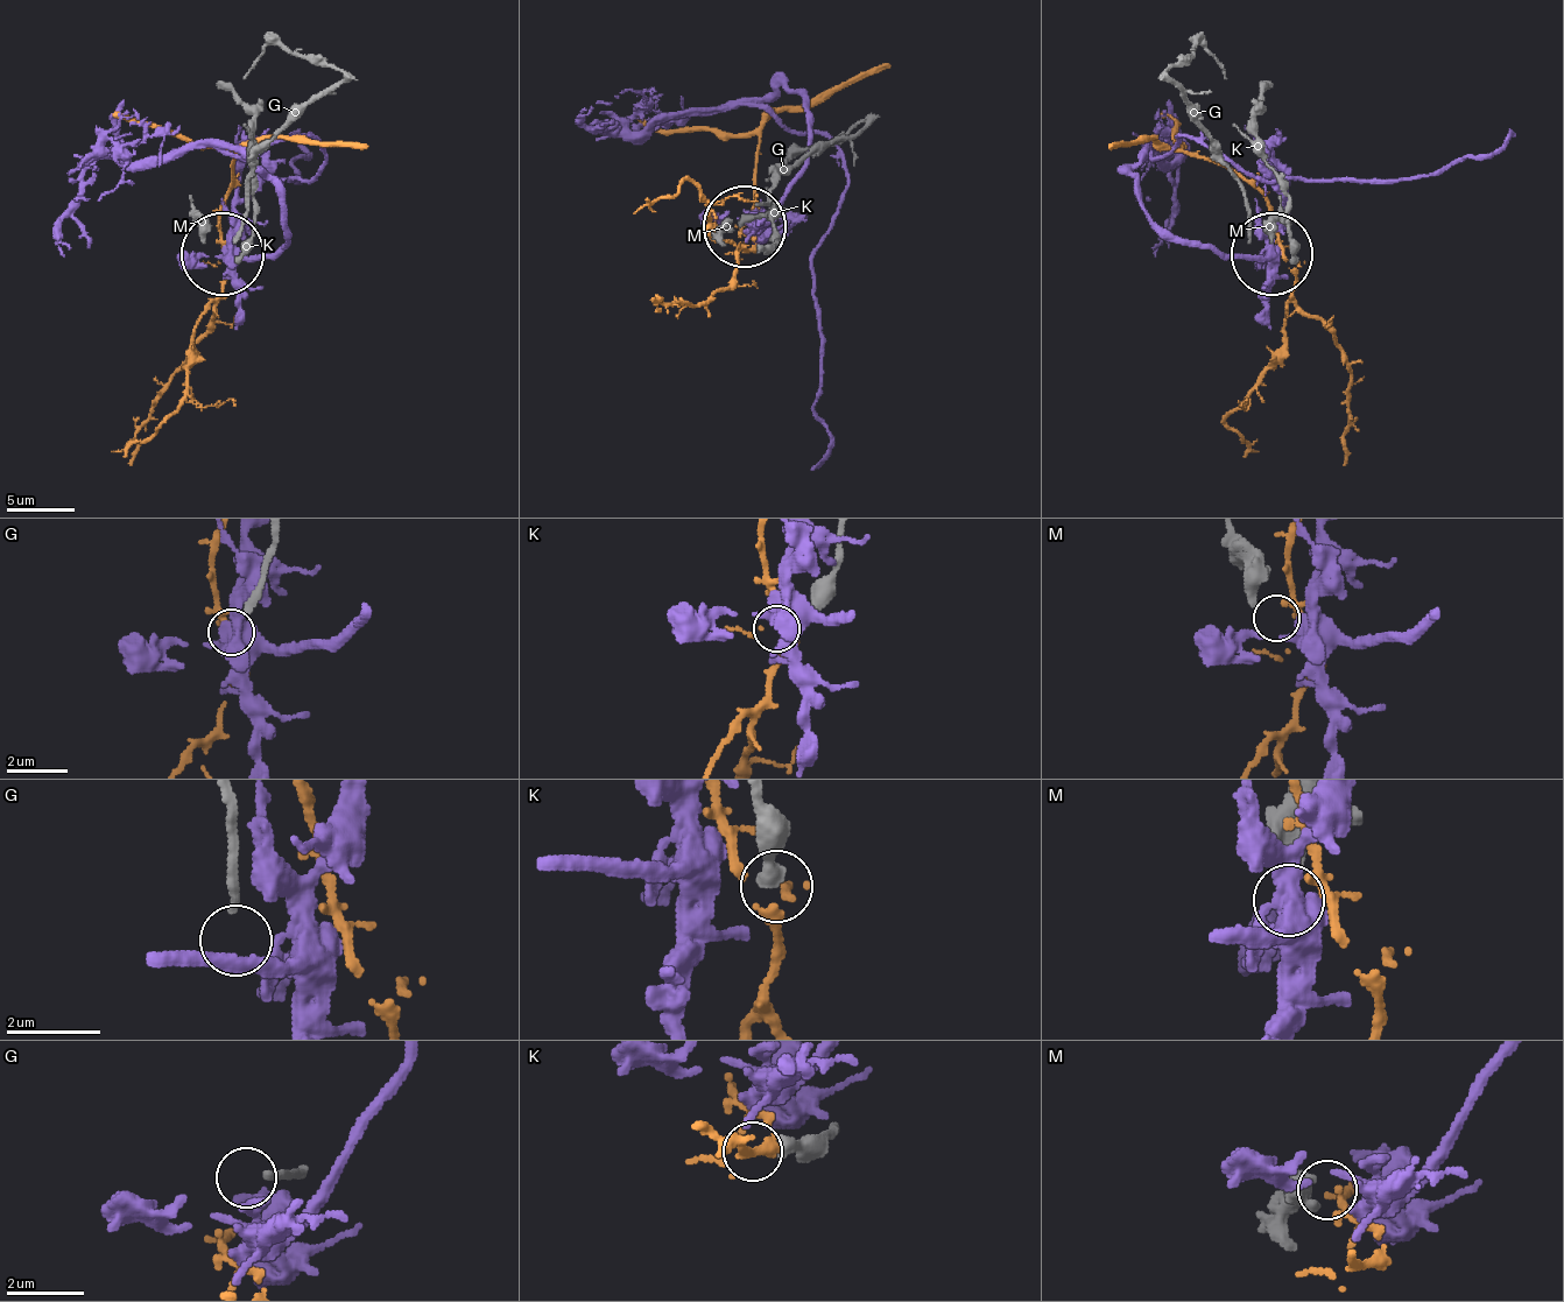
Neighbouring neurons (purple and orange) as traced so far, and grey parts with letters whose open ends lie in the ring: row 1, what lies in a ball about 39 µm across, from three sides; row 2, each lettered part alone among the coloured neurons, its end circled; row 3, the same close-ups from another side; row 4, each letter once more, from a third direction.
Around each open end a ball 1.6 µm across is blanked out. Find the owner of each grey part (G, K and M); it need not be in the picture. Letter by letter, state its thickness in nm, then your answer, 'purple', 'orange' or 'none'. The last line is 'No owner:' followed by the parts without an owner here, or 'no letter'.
G: calibre 190 nm; none
K: calibre 320 nm; none
M: calibre 380 nm; purple
No owner: G, K

